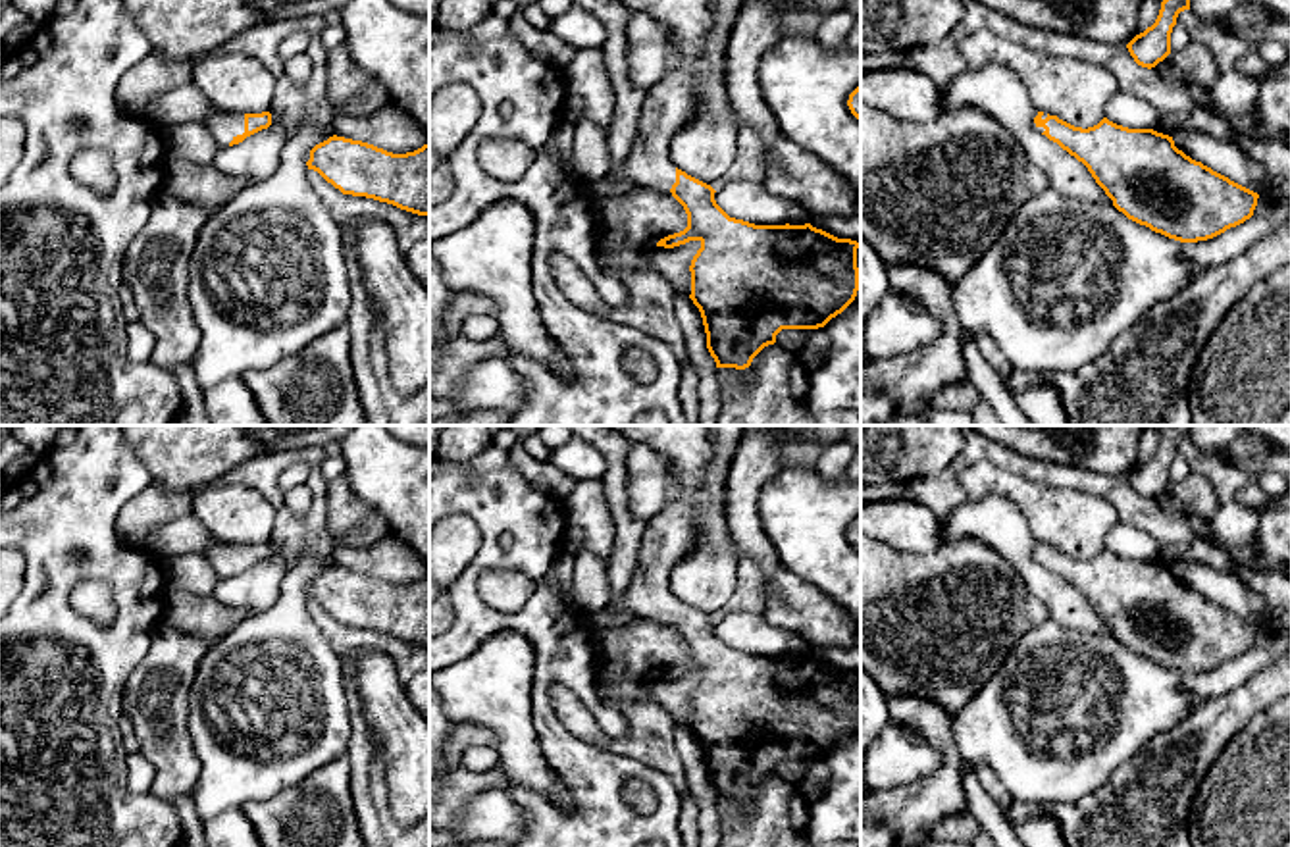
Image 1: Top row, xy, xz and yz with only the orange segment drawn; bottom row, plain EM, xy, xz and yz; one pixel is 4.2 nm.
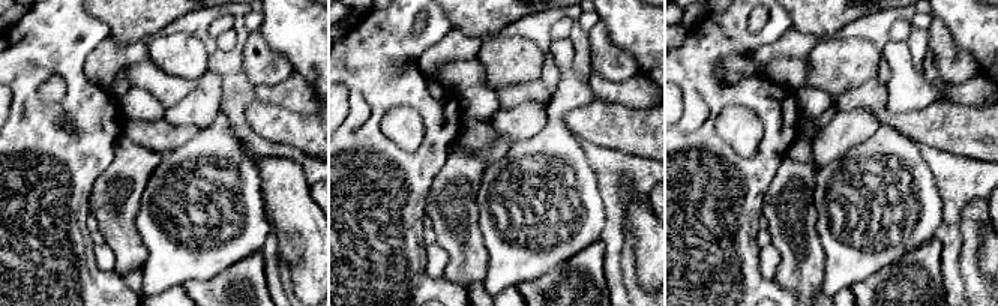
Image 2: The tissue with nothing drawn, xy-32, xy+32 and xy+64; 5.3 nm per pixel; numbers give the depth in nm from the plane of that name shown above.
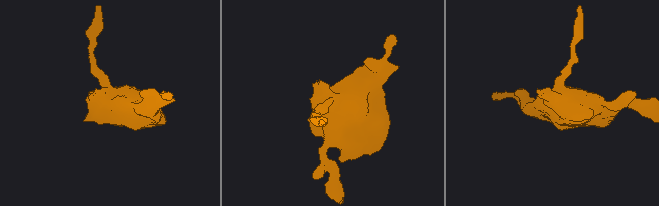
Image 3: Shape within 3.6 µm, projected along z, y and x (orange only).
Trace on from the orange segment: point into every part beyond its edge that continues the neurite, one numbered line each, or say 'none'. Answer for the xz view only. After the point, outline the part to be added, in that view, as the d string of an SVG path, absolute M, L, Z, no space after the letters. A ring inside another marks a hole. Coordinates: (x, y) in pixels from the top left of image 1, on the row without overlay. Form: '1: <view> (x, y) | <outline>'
1: xz (669, 536) | M606 425L632 445L660 450L676 470L678 491L645 522L637 562L622 597L622 610L635 618L666 624L676 614L670 591L672 568L689 552L697 537L695 499L710 458L707 425Z

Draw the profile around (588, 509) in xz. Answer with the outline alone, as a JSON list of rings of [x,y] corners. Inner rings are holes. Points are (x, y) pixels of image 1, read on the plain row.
[[[581,479],[566,497],[568,526],[583,533],[583,549],[599,556],[606,566],[616,541],[616,524],[605,495],[603,479]]]

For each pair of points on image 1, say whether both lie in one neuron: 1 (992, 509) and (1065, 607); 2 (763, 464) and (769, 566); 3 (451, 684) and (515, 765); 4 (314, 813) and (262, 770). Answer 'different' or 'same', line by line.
1: same
2: same
3: same
4: different

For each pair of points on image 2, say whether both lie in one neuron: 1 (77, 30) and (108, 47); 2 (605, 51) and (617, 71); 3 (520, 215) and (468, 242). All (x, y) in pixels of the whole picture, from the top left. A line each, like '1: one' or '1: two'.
1: two
2: one
3: two

